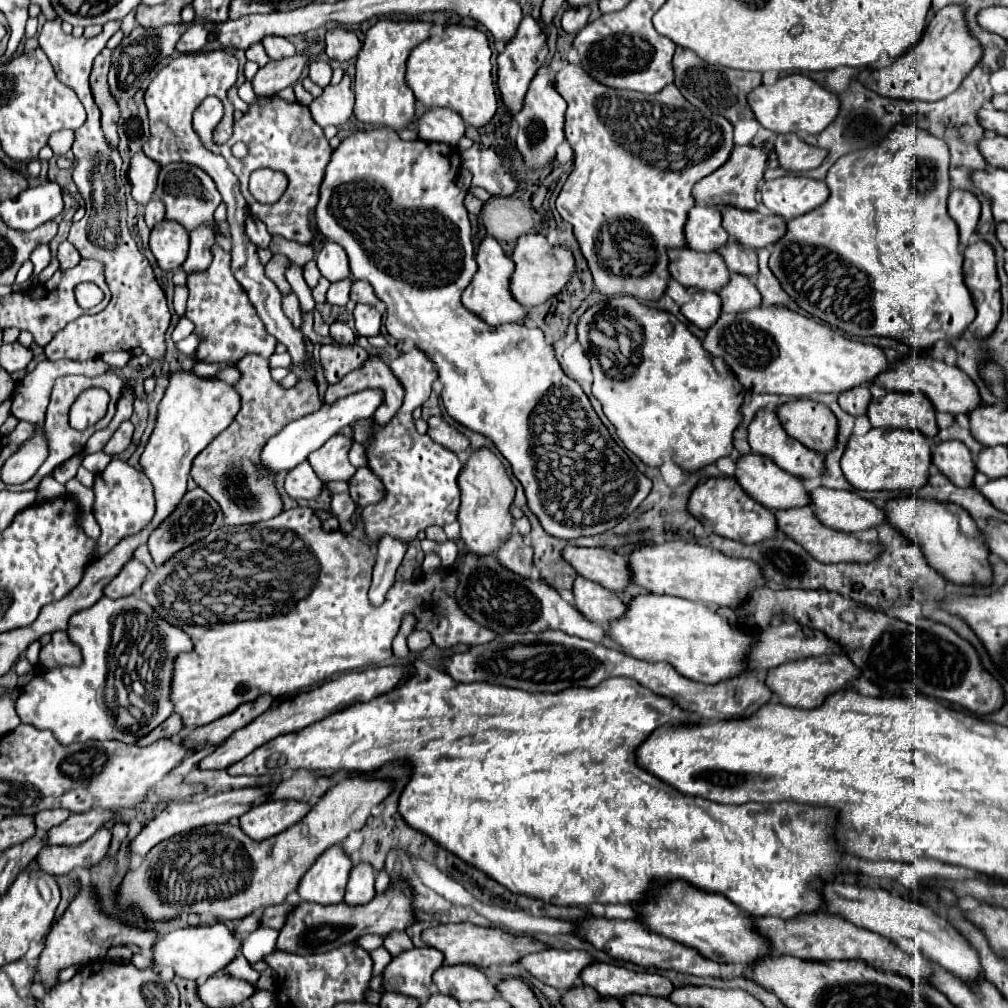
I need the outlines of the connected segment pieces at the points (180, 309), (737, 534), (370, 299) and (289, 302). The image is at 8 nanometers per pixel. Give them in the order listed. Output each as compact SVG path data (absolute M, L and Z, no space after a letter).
M176 285L176 293L174 293L174 311L178 313L178 317L184 317L186 299L188 299L188 289L186 289L184 285Z
M732 477L706 479L690 495L690 513L704 521L704 527L716 535L740 541L740 543L760 543L764 539L774 539L778 535L776 517L770 509L756 503Z
M354 281L350 299L352 299L354 303L368 303L368 305L380 307L380 299L374 295L374 289L370 287L368 281Z
M290 293L288 297L284 297L284 299L282 299L282 311L284 311L284 315L292 321L292 325L294 325L296 329L300 329L300 327L302 327L302 313L300 313L298 299L296 299L296 295L294 295L294 293Z

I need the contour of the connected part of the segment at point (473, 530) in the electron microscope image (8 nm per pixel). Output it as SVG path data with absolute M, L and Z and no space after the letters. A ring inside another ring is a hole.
M490 449L472 451L462 473L460 473L460 491L462 505L458 513L458 523L462 527L460 535L468 545L468 551L474 555L492 555L500 549L502 543L512 535L512 515L510 505L514 499L514 483L510 481L502 461Z

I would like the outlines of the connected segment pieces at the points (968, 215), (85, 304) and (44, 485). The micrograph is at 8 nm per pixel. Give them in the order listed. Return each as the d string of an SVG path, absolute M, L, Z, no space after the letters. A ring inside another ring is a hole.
M952 189L948 197L948 213L960 229L960 251L964 251L980 217L980 201L970 191Z
M80 283L74 291L76 291L74 297L76 297L76 301L80 303L82 309L90 309L90 307L98 305L104 299L104 293L92 283Z
M52 473L50 475L46 475L46 479L42 479L42 483L38 485L38 503L40 501L46 501L46 499L56 499L56 497L62 497L62 493L64 493L64 489L62 489L62 485L60 483L56 483L54 479L52 479Z

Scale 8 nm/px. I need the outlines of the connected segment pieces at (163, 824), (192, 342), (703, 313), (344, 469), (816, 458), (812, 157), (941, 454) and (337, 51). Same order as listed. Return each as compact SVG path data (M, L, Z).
M242 787L242 789L232 789L232 791L216 791L214 795L206 795L202 801L176 801L170 803L156 819L152 819L138 835L136 839L130 843L130 853L136 857L144 857L156 843L174 837L178 833L186 833L190 829L198 829L204 825L220 825L220 823L228 823L232 817L240 817L246 811L250 811L252 807L264 803L270 797L270 789L268 787Z
M192 333L190 337L182 339L182 341L180 341L180 343L176 343L176 345L178 345L178 349L180 349L182 353L196 353L196 349L198 349L200 341L202 341L202 339L200 339L196 333Z
M688 289L690 301L682 305L682 315L702 331L708 331L720 315L720 297L718 293Z
M336 433L332 439L328 439L318 451L314 451L308 461L316 475L330 483L330 481L348 481L356 469L348 461L348 451L352 447L354 439L350 435Z
M760 409L754 415L752 423L748 425L748 443L750 443L750 447L752 447L754 453L772 459L778 467L782 467L784 471L788 471L788 473L792 473L792 475L796 475L800 479L822 477L822 473L824 473L824 455L818 453L818 451L806 449L806 447L802 447L802 443L798 443L792 437L788 437L786 431L782 429L782 425L778 423L776 411Z
M794 133L792 135L778 135L774 139L774 149L778 155L780 167L786 171L792 171L792 173L816 169L826 157L826 151L804 143Z
M946 441L934 449L932 463L956 487L974 487L974 463L968 447L962 441Z
M334 27L326 33L326 55L330 59L338 59L338 61L348 61L352 57L358 55L362 43L358 41L358 37L342 27Z

